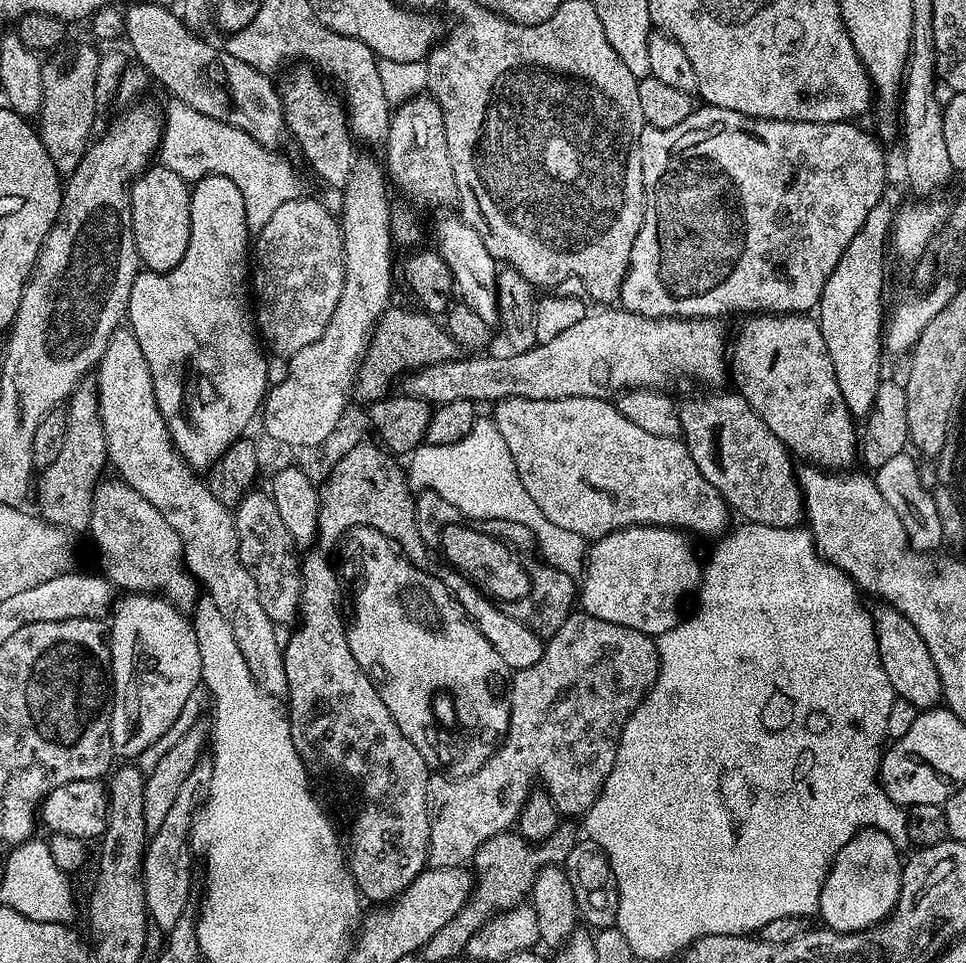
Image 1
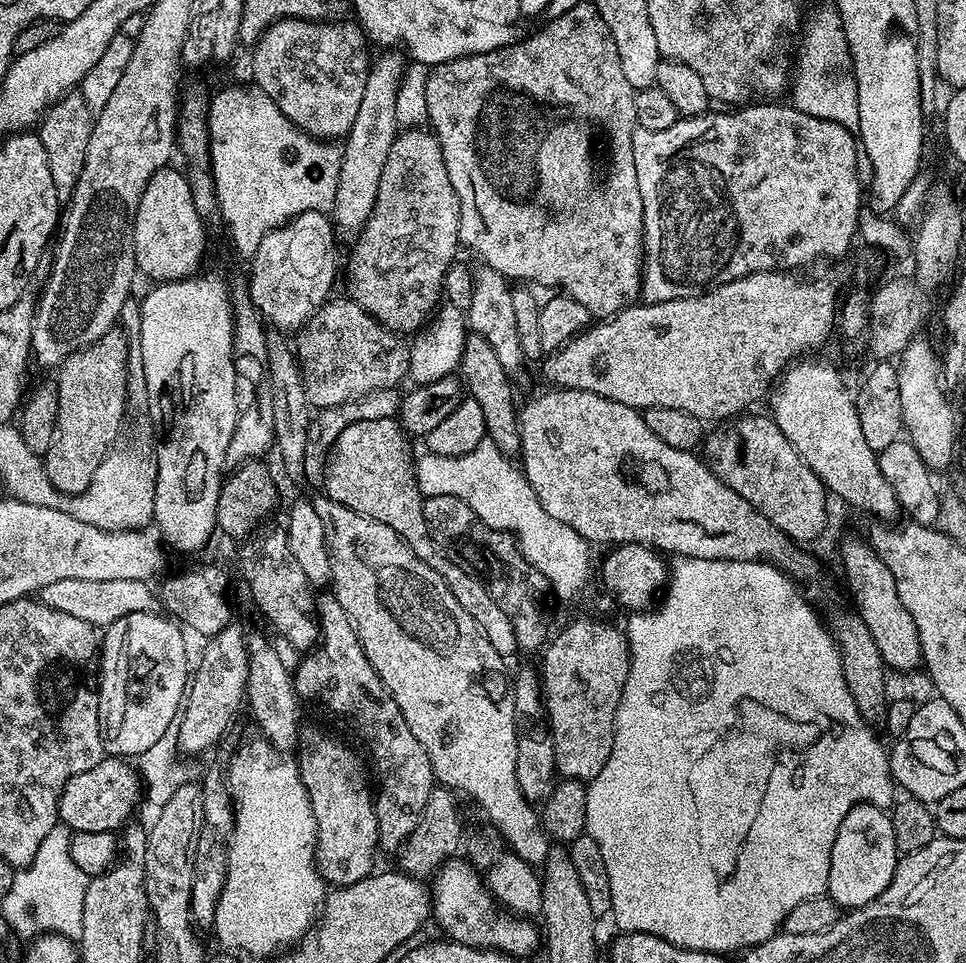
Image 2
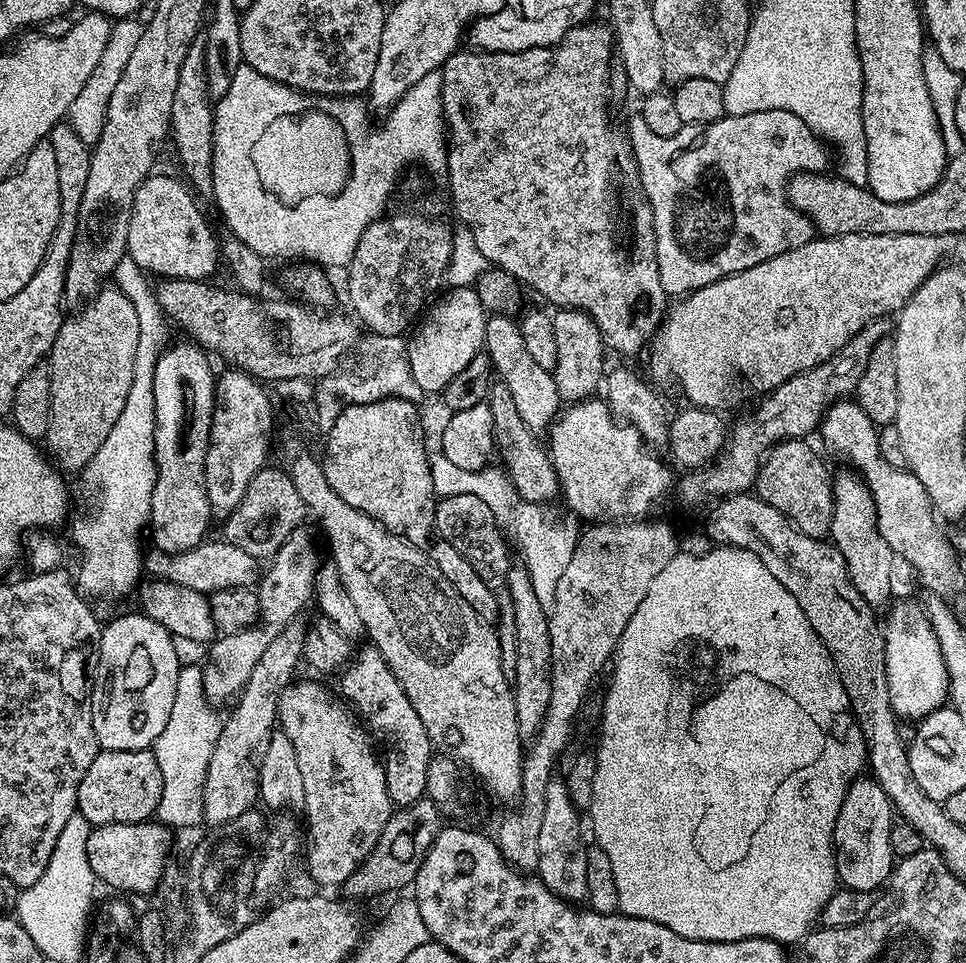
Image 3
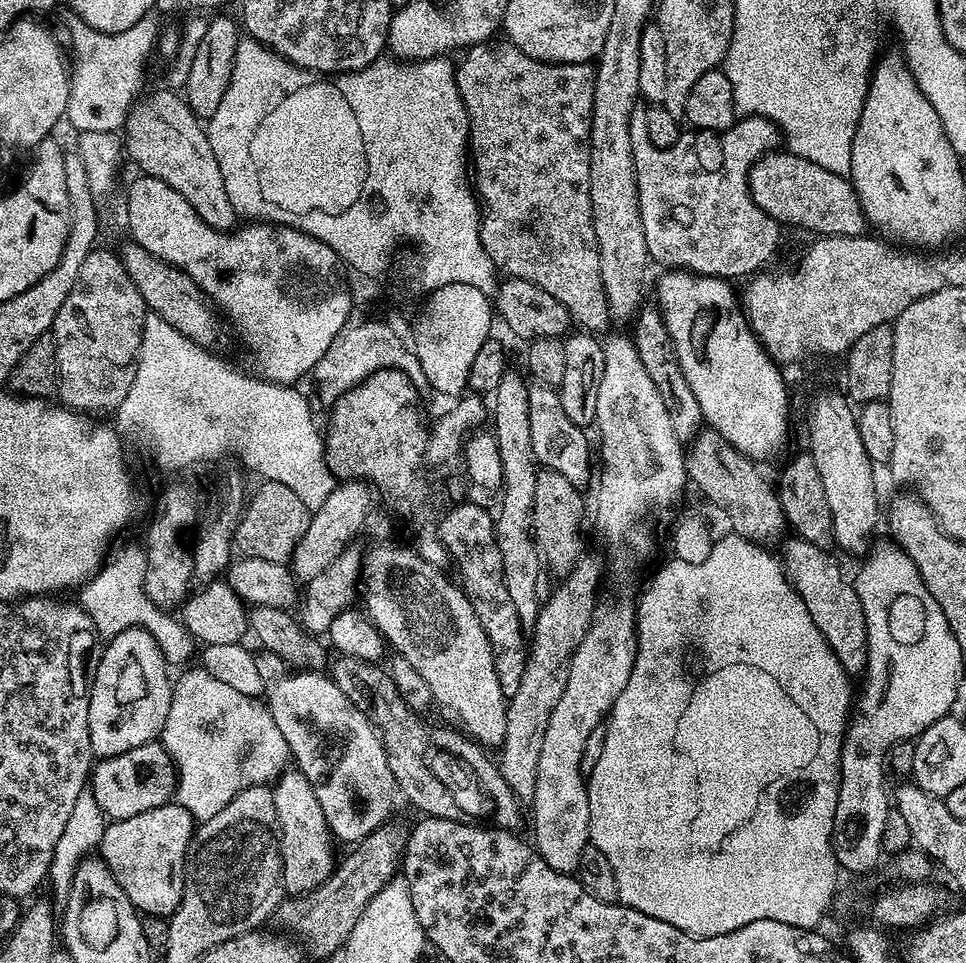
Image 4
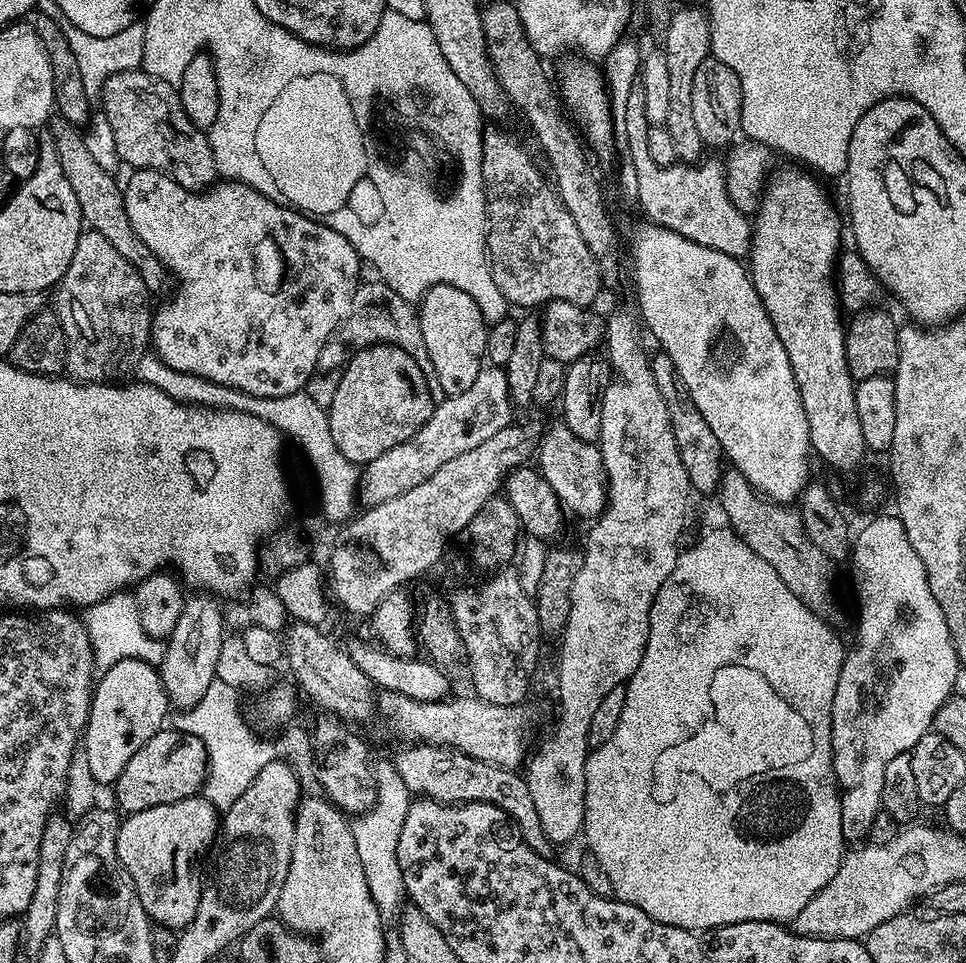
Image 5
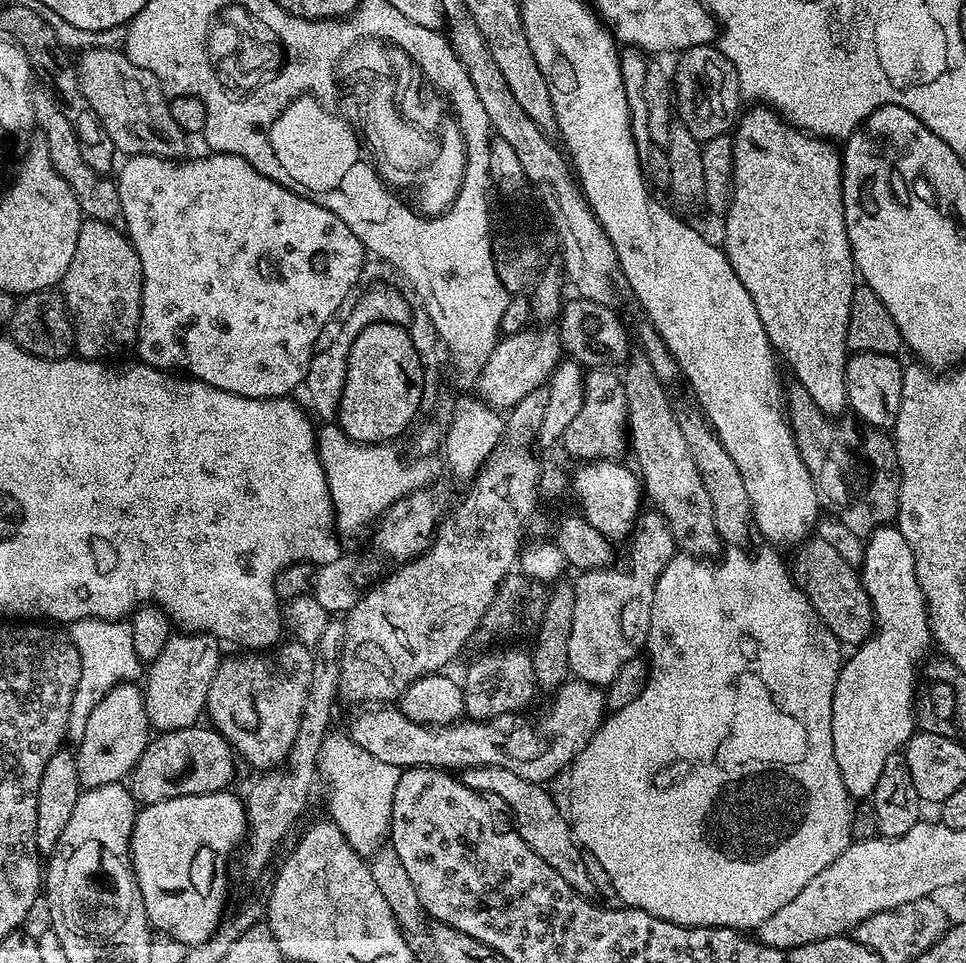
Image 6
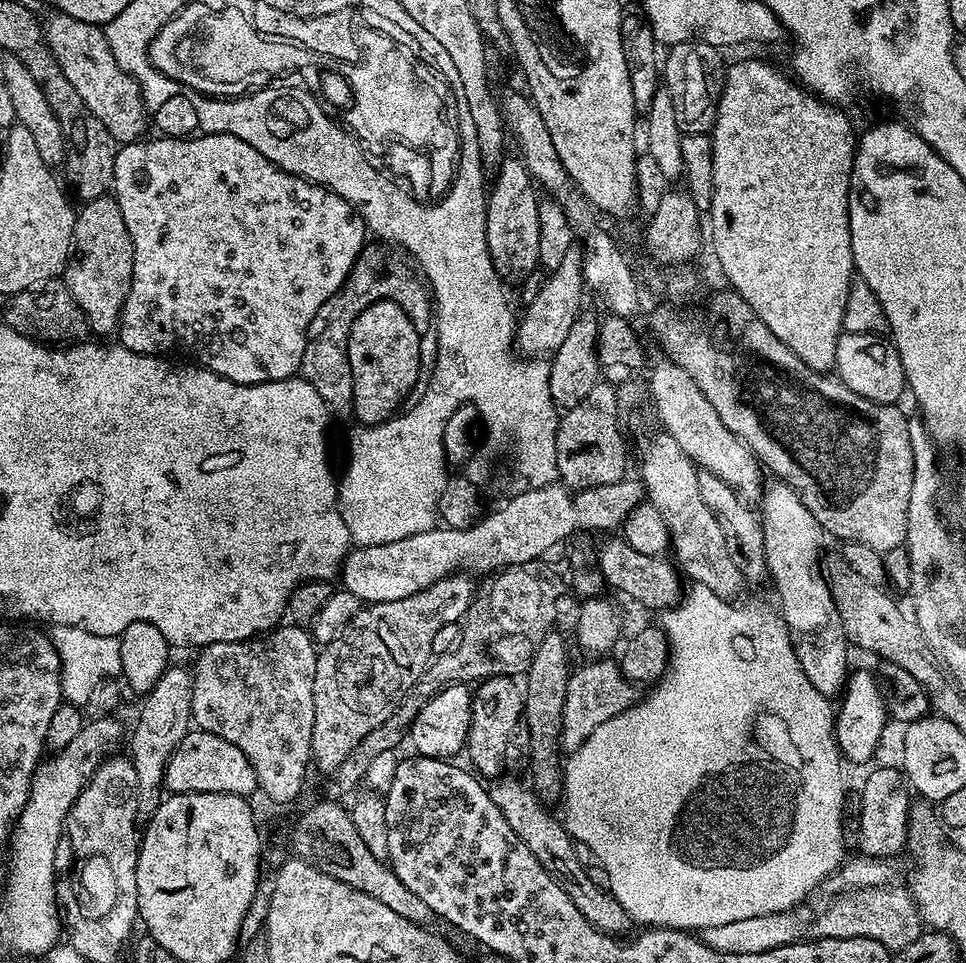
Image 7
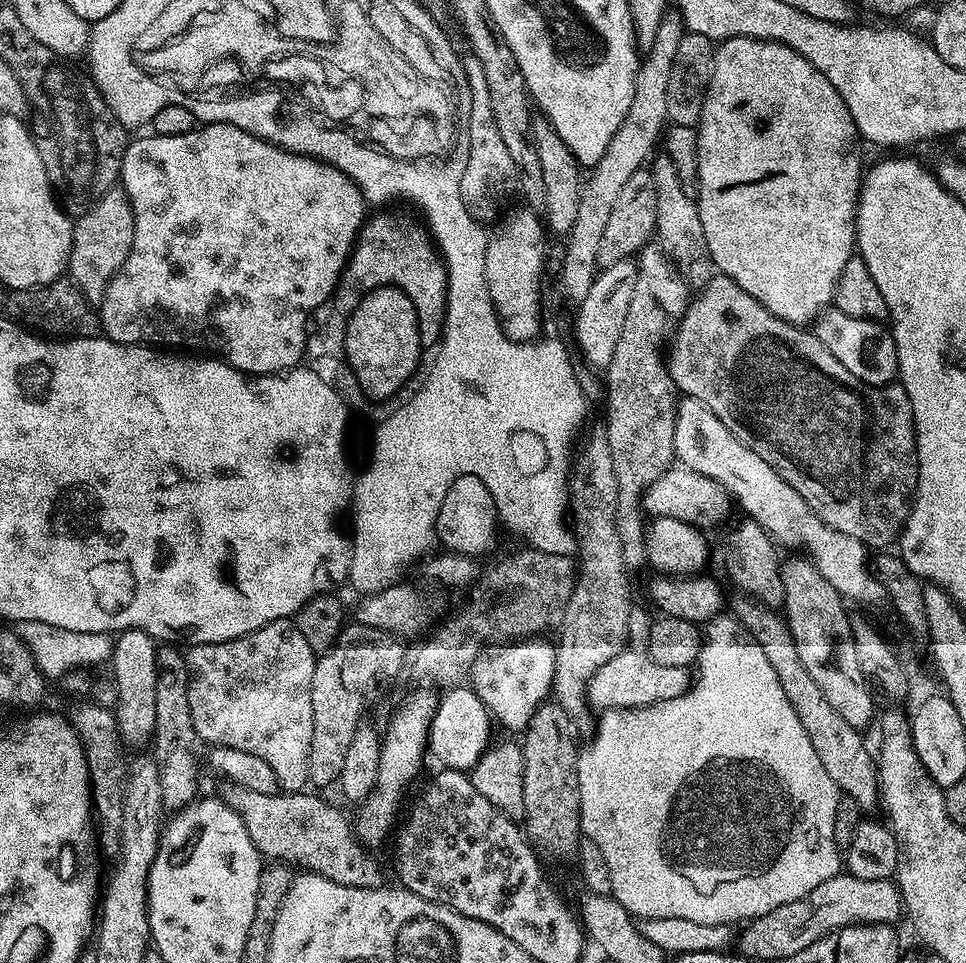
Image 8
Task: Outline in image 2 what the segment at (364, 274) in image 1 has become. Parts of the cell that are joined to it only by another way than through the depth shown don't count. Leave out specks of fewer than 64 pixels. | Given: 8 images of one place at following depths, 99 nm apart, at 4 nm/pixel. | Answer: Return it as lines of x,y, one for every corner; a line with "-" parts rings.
384,50
379,54
381,56
377,60
375,57
371,61
366,91
362,94
362,106
358,106
354,126
350,126
347,136
342,140
338,190
330,209
335,227
340,230
359,230
367,223
374,210
378,182
382,179
382,166
386,166
386,154
390,154
390,146
398,135
396,99
400,93
400,85
404,82
406,56
400,50

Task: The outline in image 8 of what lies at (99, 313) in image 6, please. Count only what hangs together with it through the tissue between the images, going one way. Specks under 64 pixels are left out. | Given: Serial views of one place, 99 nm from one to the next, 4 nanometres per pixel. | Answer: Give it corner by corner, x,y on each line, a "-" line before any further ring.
123,187
106,190
86,214
75,217
72,225
72,249
68,259
67,275
90,302
104,296
106,286
124,267
134,242
134,210

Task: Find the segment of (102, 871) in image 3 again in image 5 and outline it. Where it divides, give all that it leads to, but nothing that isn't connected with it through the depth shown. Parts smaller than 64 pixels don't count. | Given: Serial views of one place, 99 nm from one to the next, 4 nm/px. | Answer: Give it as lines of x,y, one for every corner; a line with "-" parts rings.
200,794
162,806
150,806
150,810
134,812
120,820
120,829
116,835
118,858
130,874
132,884
136,887
136,893
146,910
149,921
173,930
182,930
194,918
194,910
198,908
200,889
197,877
196,880
192,877
192,863
195,862
196,855
200,851
201,855
216,839
217,831
218,811

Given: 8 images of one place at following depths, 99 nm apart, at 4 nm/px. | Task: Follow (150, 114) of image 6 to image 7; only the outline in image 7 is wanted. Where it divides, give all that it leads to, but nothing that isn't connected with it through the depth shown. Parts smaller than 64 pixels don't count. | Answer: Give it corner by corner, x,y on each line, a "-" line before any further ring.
52,14
48,24
46,20
44,38
62,74
66,74
66,82
78,90
78,98
82,98
88,113
98,118
106,130
110,130
117,145
139,141
145,135
144,100
140,97
142,89
133,76
118,66
107,31
99,24
82,22
63,14

